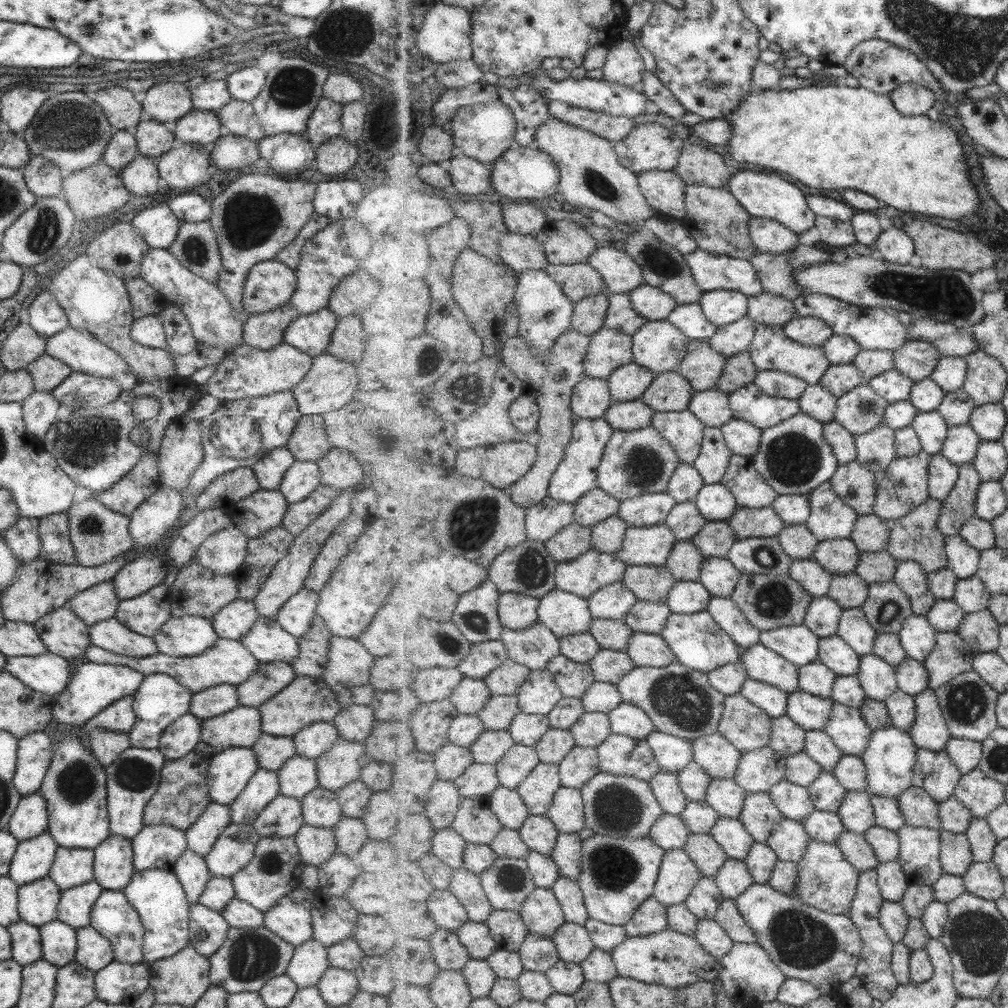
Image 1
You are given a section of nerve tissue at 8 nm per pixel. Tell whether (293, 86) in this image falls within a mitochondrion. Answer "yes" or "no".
yes

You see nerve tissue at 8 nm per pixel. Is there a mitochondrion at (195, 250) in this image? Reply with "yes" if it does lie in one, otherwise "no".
yes

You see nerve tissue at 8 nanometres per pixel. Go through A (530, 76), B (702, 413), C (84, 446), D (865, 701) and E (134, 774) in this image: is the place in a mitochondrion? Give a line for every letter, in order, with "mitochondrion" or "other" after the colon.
A: other
B: other
C: mitochondrion
D: other
E: mitochondrion

